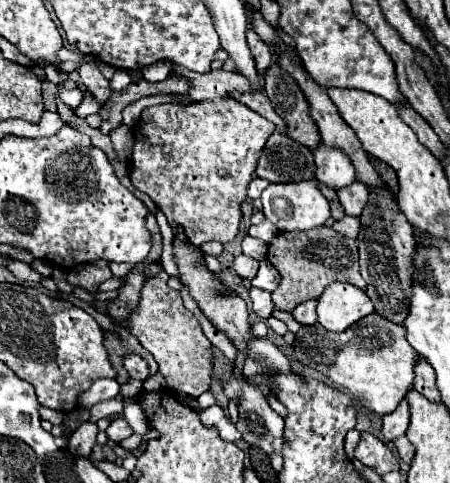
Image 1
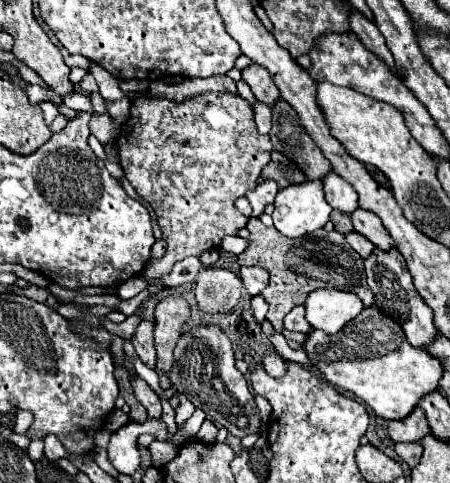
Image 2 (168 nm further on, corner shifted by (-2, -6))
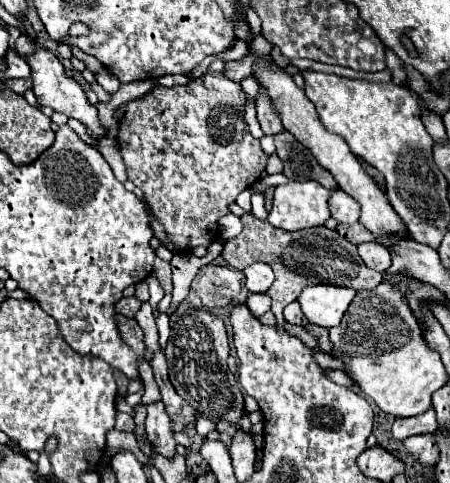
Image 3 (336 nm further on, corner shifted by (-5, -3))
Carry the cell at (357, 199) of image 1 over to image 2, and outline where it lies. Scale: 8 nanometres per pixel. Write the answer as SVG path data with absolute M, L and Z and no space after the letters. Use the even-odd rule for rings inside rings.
M358 208L356 212L352 212L352 222L354 222L354 230L358 234L362 234L364 238L368 238L382 252L388 252L388 250L396 248L396 242L384 230L380 218L378 216L372 216L372 212L364 212L362 208Z

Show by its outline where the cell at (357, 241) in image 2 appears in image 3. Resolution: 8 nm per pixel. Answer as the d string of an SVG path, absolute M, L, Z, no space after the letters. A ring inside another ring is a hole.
M375 241L361 243L359 255L365 261L365 265L375 271L385 271L391 267L391 253L387 253L387 249L383 249L383 245L375 245Z

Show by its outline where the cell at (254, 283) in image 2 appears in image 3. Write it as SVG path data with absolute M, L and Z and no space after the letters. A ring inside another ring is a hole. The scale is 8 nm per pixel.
M249 265L243 269L245 273L245 287L251 293L265 293L273 281L273 269L269 265Z

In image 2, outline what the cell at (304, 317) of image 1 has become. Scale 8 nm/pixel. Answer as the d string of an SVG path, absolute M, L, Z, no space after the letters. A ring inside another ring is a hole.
M296 306L284 316L284 328L286 330L298 330L298 332L310 332L312 326L304 318L304 308Z

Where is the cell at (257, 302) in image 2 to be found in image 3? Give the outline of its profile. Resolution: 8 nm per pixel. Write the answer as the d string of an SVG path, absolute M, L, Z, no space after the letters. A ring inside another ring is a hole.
M265 293L249 295L249 299L247 299L247 307L249 307L249 311L251 311L255 317L261 317L265 311L269 311L269 305L271 305L271 299L269 299Z

